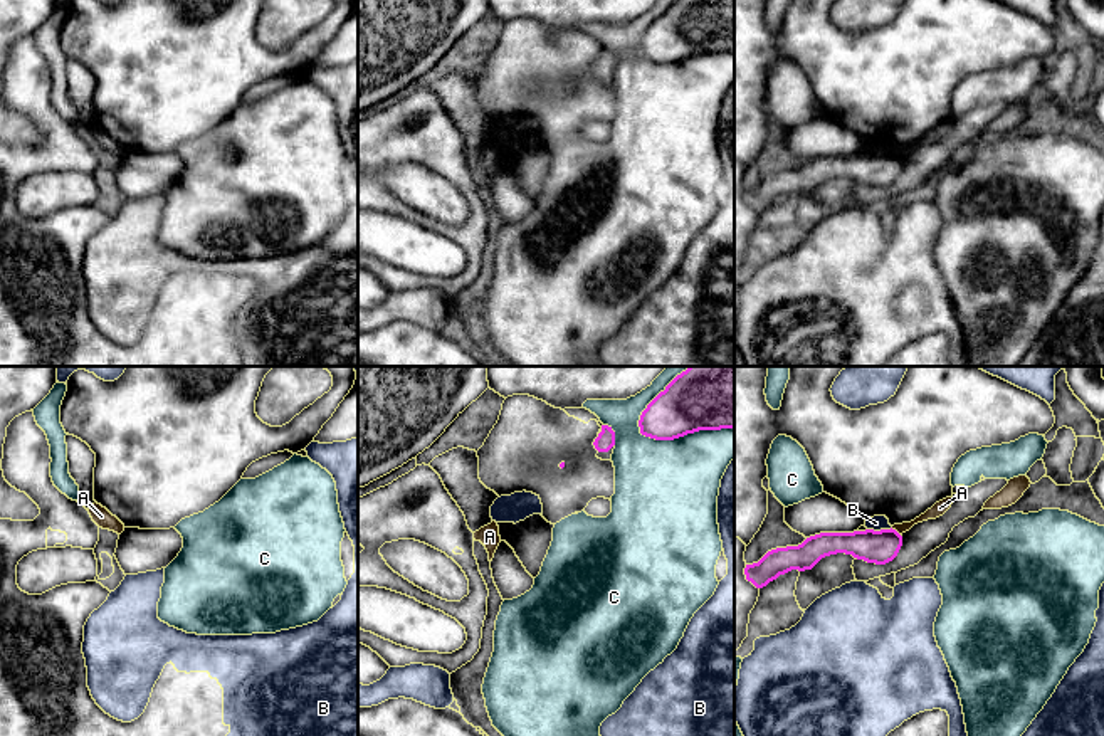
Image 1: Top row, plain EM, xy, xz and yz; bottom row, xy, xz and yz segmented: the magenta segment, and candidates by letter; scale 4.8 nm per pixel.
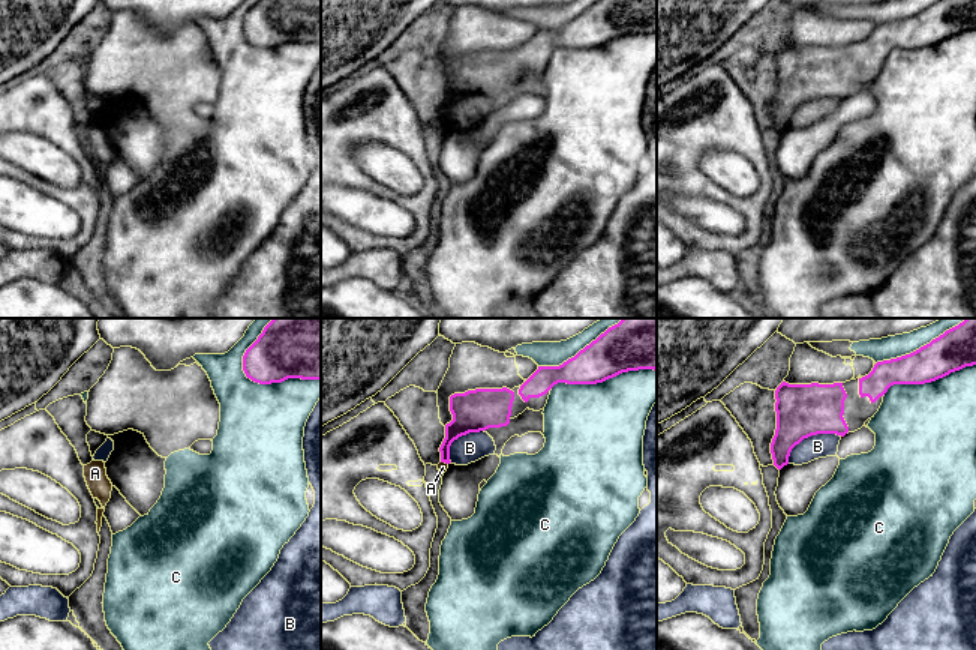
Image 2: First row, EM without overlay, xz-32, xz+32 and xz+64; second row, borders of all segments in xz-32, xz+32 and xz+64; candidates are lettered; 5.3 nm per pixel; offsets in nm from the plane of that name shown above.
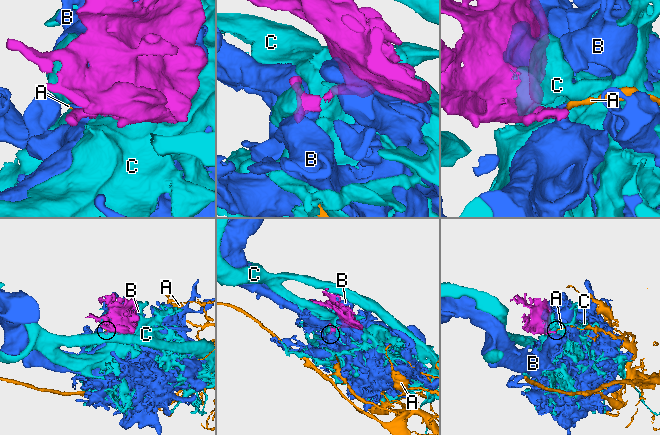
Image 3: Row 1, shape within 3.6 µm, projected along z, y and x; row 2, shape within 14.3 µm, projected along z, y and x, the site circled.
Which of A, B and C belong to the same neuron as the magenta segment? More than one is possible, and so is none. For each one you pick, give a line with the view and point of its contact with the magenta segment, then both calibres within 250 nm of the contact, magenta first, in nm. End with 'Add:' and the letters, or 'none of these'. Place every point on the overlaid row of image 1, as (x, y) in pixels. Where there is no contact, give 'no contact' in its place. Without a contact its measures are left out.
Add: none of these

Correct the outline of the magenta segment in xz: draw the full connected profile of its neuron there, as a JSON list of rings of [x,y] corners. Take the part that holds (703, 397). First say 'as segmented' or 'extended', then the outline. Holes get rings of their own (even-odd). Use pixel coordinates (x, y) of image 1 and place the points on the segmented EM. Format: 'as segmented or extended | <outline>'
as segmented | [[[689,366],[647,405],[639,427],[655,440],[734,428],[734,366]]]

